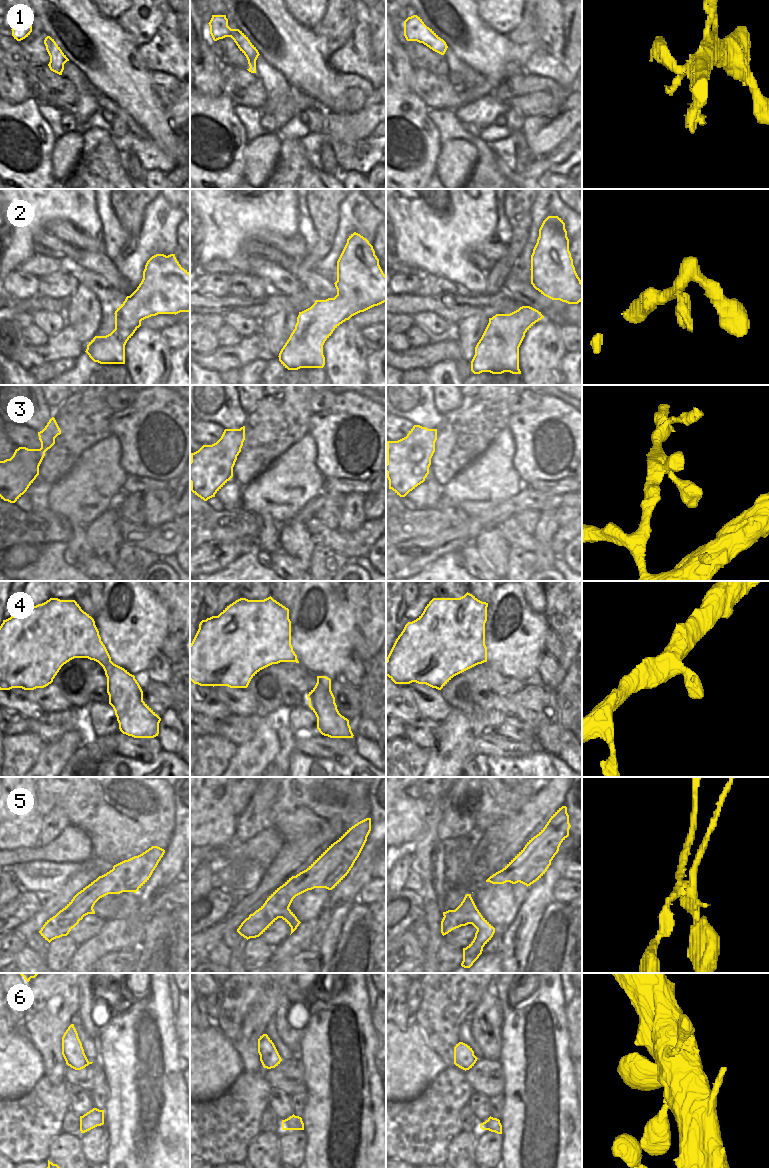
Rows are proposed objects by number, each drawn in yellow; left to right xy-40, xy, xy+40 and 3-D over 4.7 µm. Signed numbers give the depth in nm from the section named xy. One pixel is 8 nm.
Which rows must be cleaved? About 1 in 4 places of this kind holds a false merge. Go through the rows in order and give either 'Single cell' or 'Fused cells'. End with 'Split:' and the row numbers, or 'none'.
1: Single cell
2: Single cell
3: Single cell
4: Single cell
5: Fused cells
6: Single cell
Split: 5.

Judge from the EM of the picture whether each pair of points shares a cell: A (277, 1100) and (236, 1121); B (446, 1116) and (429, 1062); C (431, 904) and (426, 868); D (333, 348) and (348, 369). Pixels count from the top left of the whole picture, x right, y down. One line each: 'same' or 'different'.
A: different
B: different
C: same
D: same

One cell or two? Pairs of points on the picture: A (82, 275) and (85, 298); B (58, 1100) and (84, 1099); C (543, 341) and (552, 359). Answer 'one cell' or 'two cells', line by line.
A: two cells
B: two cells
C: one cell

